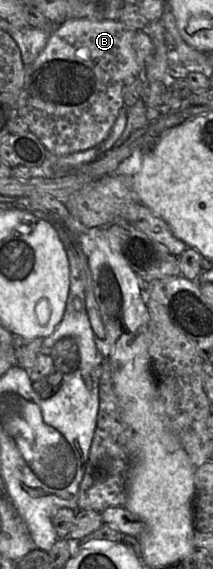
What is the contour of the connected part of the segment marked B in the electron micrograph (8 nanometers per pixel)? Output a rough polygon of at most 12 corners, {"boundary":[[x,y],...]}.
{"boundary":[[67,19],[17,115],[48,153],[108,137],[141,75],[136,31]]}

